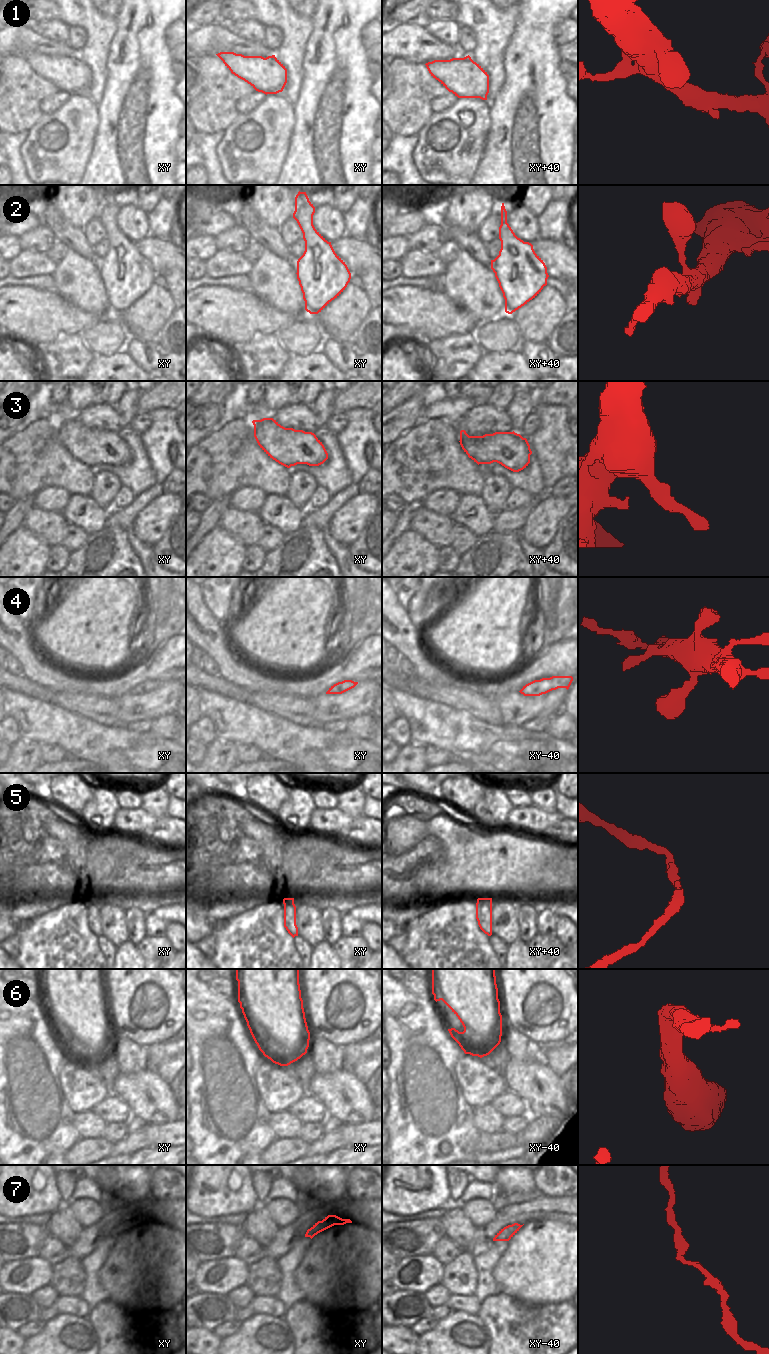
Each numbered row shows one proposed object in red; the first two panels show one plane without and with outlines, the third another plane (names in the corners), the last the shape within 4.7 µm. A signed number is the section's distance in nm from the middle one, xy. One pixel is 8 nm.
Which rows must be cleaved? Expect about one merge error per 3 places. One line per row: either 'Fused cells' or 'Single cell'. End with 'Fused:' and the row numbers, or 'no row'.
1: Single cell
2: Single cell
3: Single cell
4: Single cell
5: Single cell
6: Fused cells
7: Single cell
Fused: 6.

